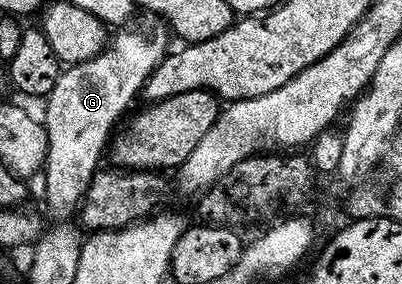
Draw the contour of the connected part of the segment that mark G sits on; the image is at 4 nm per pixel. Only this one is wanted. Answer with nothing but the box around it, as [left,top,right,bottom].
[43,29,167,223]

